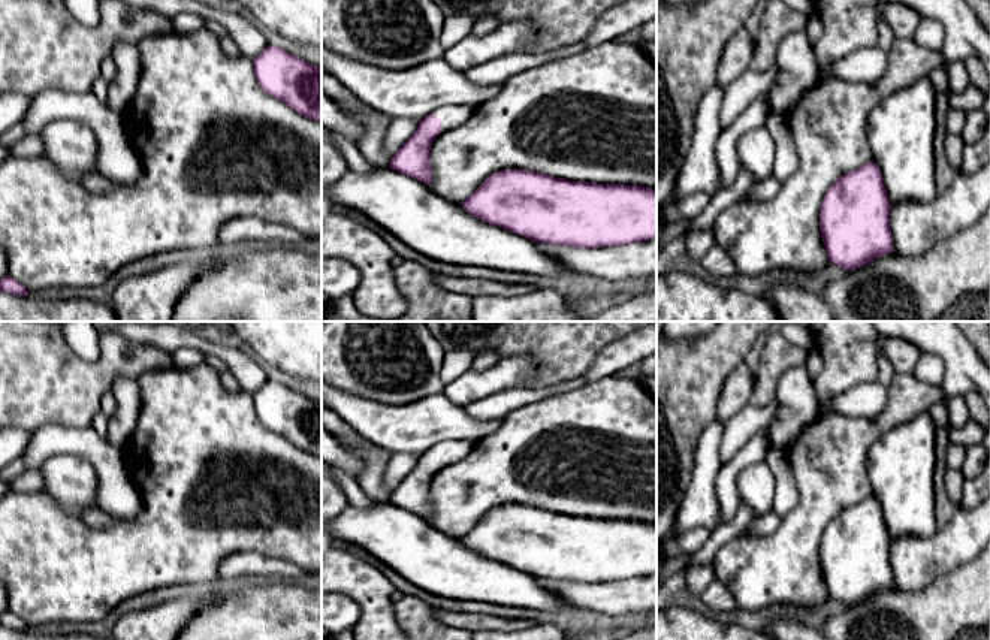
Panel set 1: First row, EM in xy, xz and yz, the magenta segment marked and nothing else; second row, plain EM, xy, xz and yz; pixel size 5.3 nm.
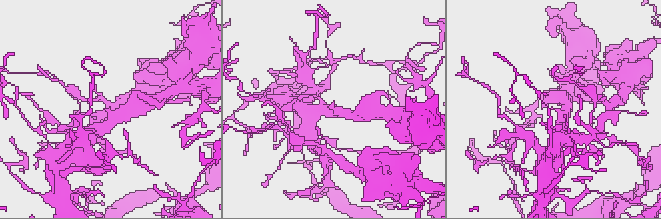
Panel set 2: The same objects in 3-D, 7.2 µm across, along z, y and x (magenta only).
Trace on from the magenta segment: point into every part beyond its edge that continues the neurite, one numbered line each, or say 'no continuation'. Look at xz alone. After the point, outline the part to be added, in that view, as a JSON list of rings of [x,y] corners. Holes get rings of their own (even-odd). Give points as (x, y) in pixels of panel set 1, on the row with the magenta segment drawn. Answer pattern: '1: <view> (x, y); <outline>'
1: xz (453, 115); [[[450,105],[435,109],[434,111],[435,117],[441,120],[441,133],[467,123],[473,115],[474,109],[476,106],[468,105],[465,106]]]

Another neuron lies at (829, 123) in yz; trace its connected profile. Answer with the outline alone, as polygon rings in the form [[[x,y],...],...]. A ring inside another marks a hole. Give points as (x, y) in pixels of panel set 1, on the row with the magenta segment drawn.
[[[912,37],[896,40],[887,54],[887,70],[875,82],[846,82],[824,76],[808,90],[785,117],[799,157],[797,170],[781,184],[772,200],[746,197],[727,206],[716,217],[710,232],[742,275],[758,277],[776,269],[820,272],[827,263],[827,251],[820,230],[820,208],[830,185],[846,172],[872,161],[866,123],[869,114],[890,94],[927,78],[944,67],[948,91],[963,93],[971,84],[963,61],[947,61],[941,51],[918,45]]]

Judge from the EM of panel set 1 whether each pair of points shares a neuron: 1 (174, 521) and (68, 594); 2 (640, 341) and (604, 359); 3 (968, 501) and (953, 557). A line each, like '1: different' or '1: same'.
1: same
2: same
3: different

